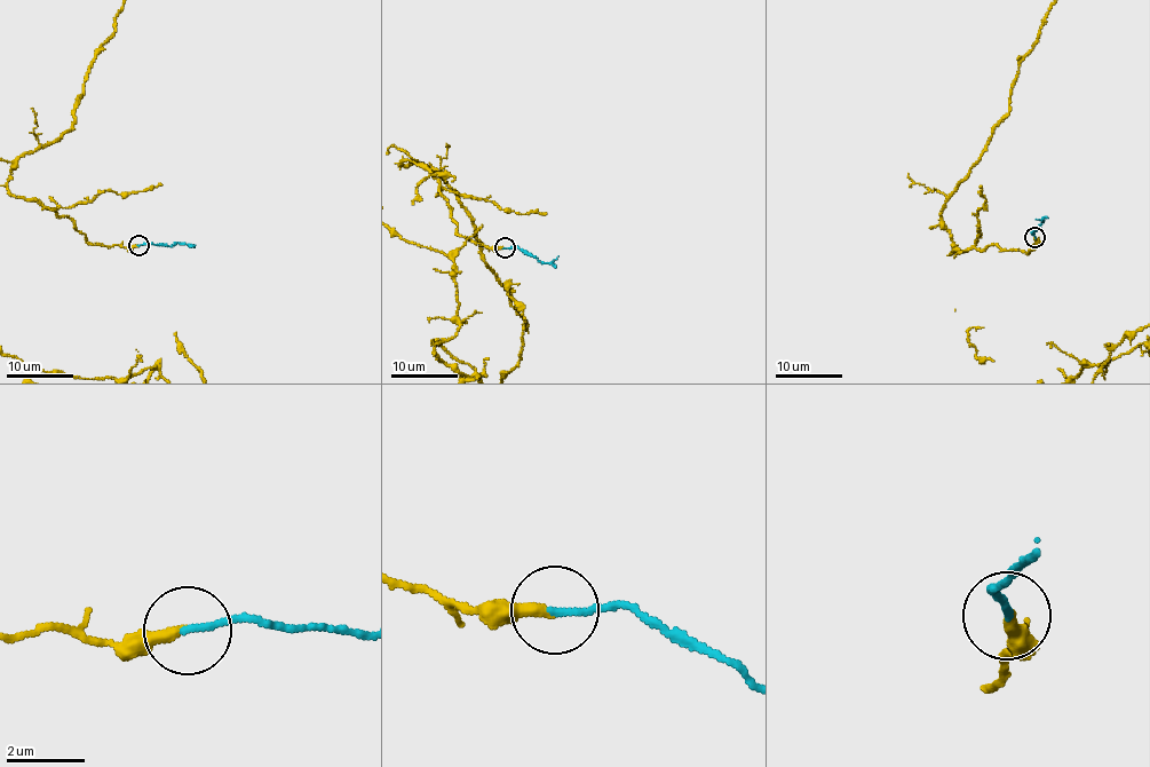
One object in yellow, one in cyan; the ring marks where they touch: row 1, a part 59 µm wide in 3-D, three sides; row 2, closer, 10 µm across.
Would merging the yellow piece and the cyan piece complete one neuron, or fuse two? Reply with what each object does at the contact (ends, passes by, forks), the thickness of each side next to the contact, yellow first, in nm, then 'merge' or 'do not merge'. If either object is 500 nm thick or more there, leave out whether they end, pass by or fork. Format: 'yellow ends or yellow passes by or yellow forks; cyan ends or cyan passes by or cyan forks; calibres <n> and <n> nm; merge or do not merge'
yellow ends; cyan ends; calibres 320 and 170 nm; merge

